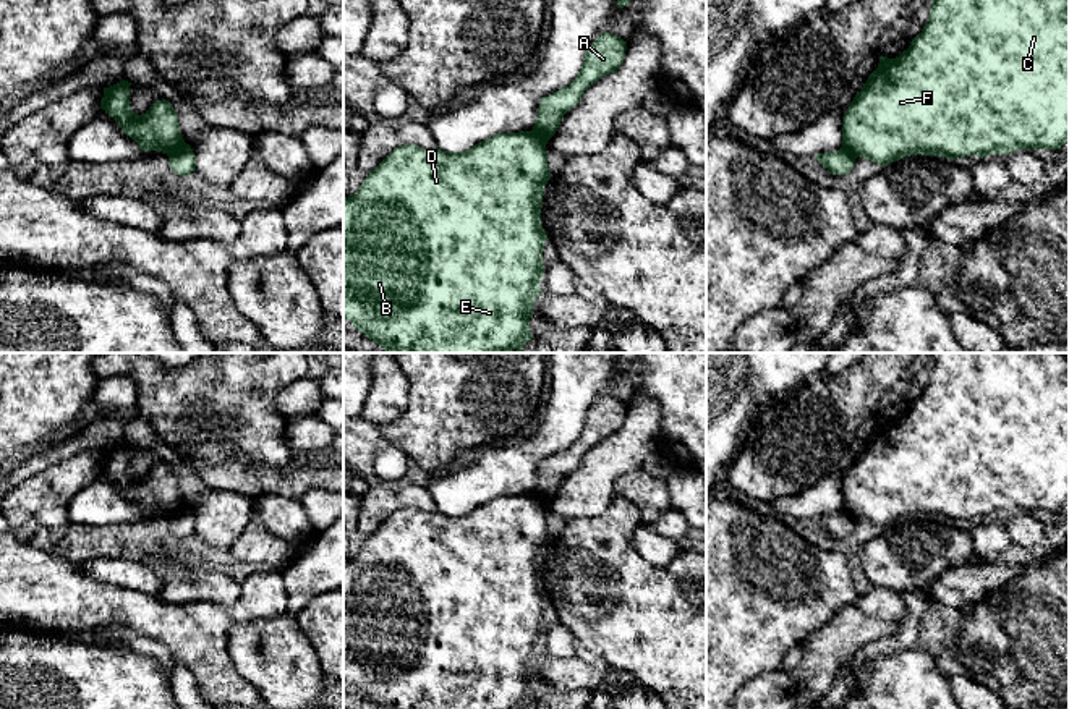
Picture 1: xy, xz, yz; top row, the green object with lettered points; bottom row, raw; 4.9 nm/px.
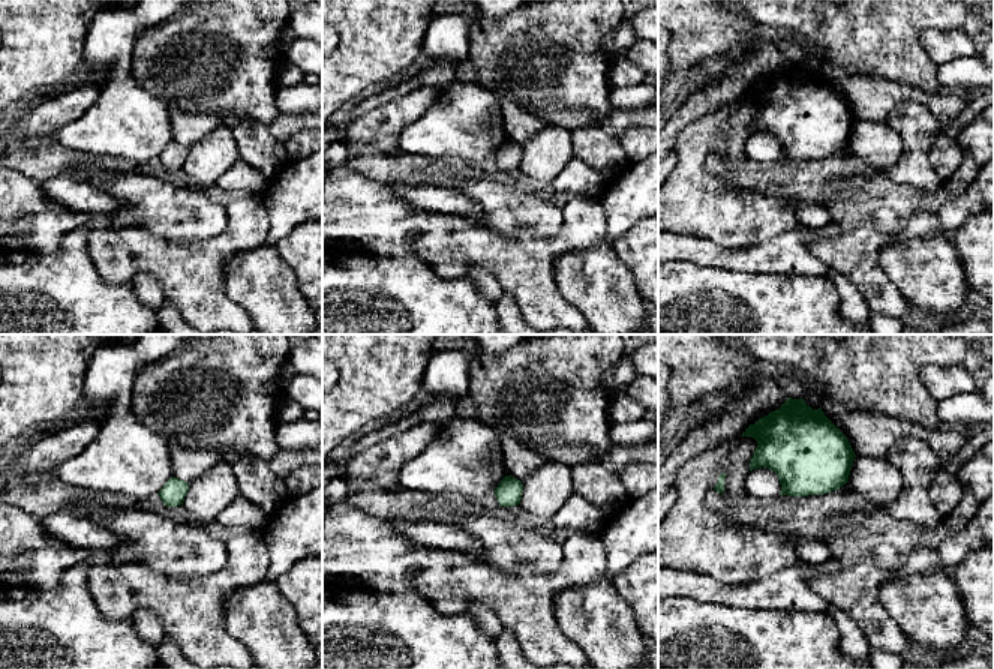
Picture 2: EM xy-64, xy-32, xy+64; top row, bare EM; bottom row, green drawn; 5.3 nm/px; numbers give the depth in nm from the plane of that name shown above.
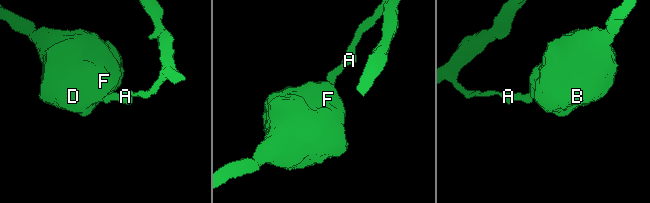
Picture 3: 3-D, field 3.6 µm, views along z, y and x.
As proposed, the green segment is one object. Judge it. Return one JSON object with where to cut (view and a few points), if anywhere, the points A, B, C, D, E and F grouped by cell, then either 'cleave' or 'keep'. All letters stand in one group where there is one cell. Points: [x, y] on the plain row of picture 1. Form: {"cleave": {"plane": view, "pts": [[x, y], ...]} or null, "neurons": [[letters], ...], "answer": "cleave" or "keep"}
{"cleave": {"plane": "xy", "pts": [[185, 505], [167, 517]]}, "neurons": [["A"], ["B", "C", "D", "E", "F"]], "answer": "cleave"}

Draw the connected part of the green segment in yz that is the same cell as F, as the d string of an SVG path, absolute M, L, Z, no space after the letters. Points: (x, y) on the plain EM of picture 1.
M933 353L930 382L896 421L879 419L878 431L868 439L842 479L842 508L855 520L886 529L902 520L938 518L959 521L990 516L1011 516L1019 512L1059 512L1069 502L1069 356L1066 353Z

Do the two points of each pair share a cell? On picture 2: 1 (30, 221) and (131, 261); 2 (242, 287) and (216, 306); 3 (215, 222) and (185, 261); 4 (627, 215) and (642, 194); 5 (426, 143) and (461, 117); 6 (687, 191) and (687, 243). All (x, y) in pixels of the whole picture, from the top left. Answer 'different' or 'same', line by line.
1: same
2: different
3: different
4: same
5: same
6: different

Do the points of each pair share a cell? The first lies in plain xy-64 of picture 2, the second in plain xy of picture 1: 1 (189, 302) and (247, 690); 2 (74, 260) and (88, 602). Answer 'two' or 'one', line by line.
1: one
2: two

